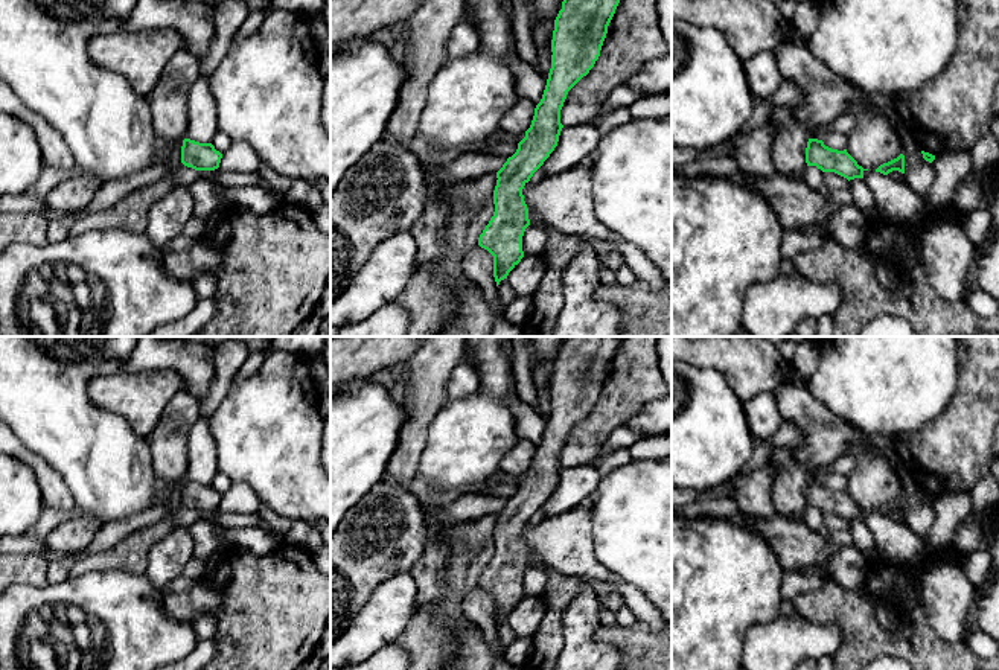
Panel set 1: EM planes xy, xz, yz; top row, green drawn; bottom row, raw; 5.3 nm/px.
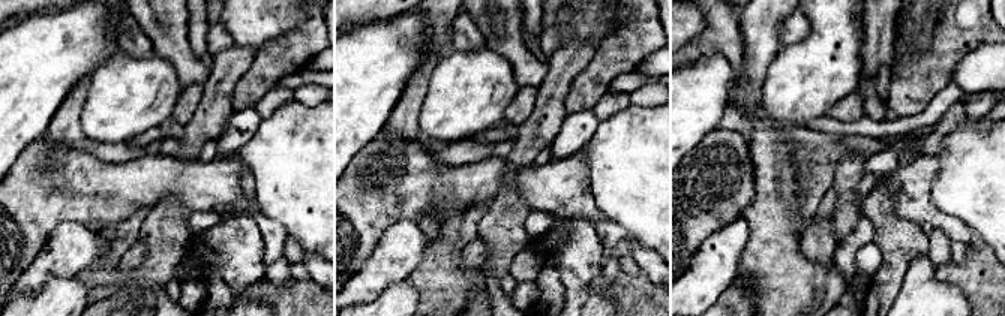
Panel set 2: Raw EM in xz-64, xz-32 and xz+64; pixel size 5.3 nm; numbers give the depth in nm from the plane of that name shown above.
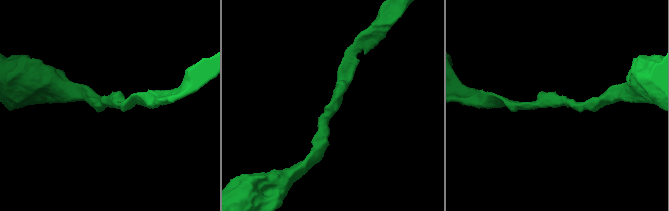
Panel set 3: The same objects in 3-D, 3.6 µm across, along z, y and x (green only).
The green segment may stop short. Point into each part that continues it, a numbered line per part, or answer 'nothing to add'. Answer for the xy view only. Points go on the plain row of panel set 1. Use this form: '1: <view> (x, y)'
nothing to add

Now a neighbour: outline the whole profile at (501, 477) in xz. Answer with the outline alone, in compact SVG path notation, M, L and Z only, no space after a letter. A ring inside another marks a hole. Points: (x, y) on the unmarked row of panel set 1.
M498 469L496 472L493 472L489 477L487 481L518 486L524 478L525 478L525 474L522 474L522 475L509 475L509 474Z

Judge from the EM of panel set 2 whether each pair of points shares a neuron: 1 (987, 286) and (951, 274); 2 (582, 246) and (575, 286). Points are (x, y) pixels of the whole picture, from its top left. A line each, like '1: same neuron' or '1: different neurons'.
1: same neuron
2: same neuron

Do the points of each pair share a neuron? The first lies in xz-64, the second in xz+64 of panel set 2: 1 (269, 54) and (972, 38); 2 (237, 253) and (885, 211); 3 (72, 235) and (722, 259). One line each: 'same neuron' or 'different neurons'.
1: same neuron
2: different neurons
3: same neuron

